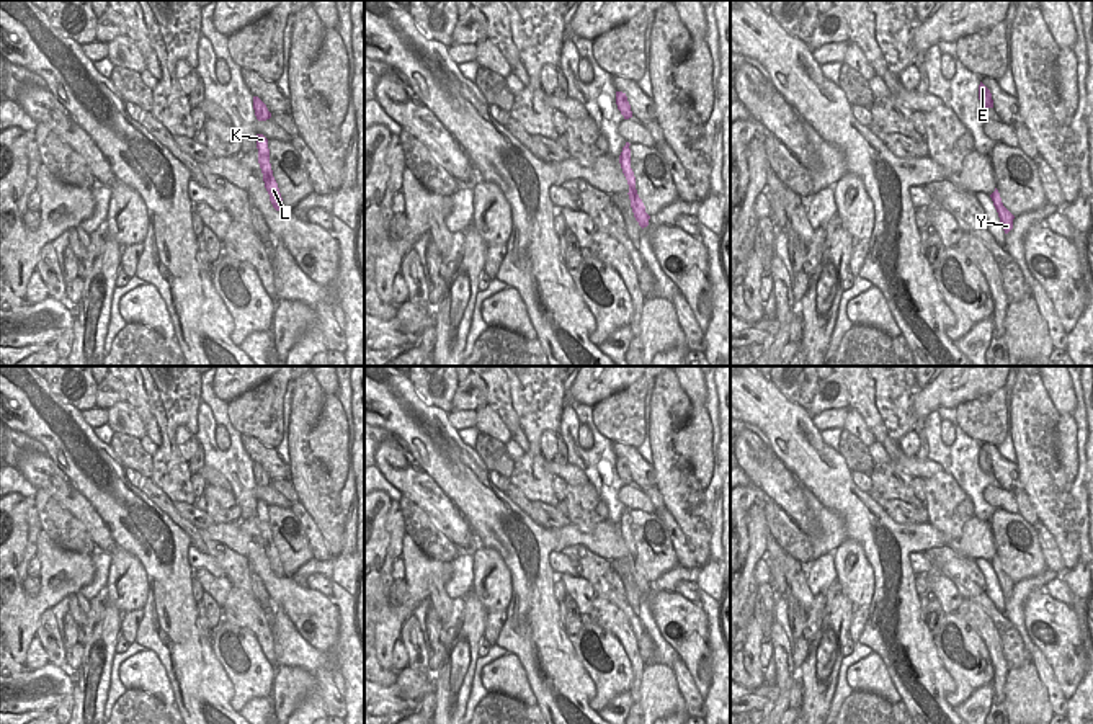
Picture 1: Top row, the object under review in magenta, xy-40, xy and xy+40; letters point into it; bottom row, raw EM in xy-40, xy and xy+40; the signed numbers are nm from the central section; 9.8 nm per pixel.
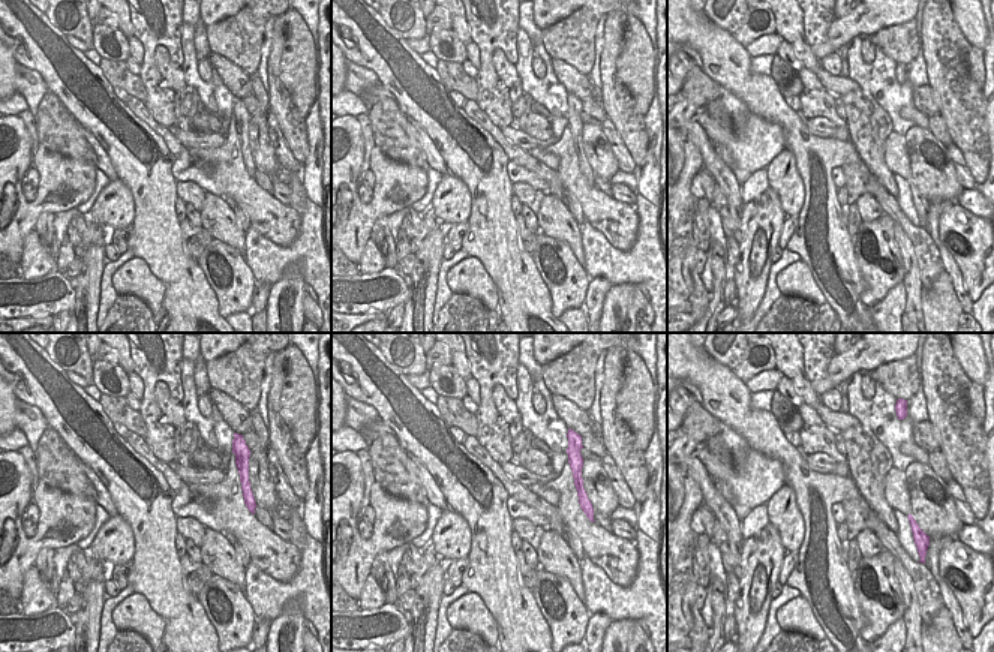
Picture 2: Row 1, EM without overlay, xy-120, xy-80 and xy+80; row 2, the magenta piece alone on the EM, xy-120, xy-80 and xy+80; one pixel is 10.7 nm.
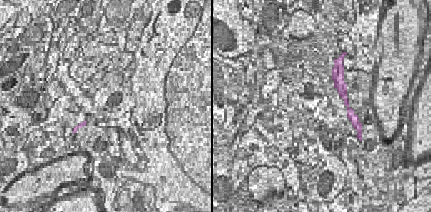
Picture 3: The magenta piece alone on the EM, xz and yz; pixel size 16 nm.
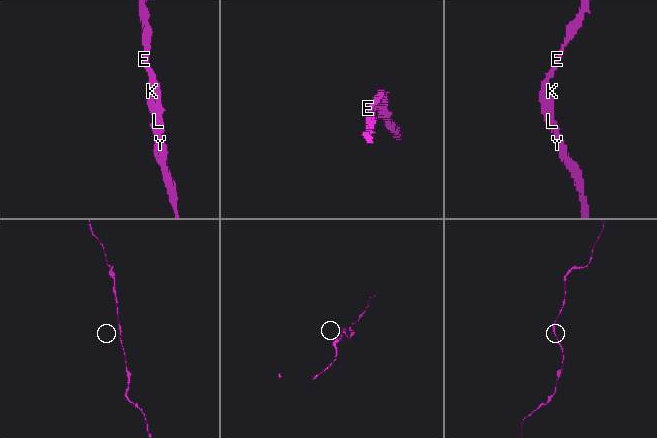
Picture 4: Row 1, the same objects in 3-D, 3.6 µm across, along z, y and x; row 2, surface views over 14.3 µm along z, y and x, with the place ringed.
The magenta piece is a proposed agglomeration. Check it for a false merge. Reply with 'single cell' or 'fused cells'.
single cell

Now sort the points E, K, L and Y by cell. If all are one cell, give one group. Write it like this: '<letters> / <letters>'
E K L Y

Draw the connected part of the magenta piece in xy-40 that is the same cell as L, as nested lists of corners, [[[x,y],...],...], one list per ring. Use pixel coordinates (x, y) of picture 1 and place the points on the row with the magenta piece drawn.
[[[257,134],[257,149],[258,149],[258,163],[263,173],[265,188],[270,194],[270,201],[276,211],[284,211],[283,198],[270,163],[268,139],[263,134]]]

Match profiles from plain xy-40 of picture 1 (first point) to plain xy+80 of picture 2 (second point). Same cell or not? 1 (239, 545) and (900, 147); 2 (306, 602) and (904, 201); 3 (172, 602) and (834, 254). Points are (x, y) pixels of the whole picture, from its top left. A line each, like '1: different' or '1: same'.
1: same
2: different
3: same

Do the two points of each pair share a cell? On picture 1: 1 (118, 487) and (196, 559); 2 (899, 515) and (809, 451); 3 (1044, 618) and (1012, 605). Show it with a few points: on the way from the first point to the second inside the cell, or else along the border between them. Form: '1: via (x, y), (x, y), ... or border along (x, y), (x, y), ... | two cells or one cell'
1: border along (190, 545), (188, 564), (193, 571) | two cells
2: border along (884, 510), (897, 522), (922, 523) | two cells
3: border along (1043, 589), (1025, 603), (1035, 643) | two cells

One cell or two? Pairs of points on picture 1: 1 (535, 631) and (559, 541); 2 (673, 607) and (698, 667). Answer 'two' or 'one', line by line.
1: one
2: one

